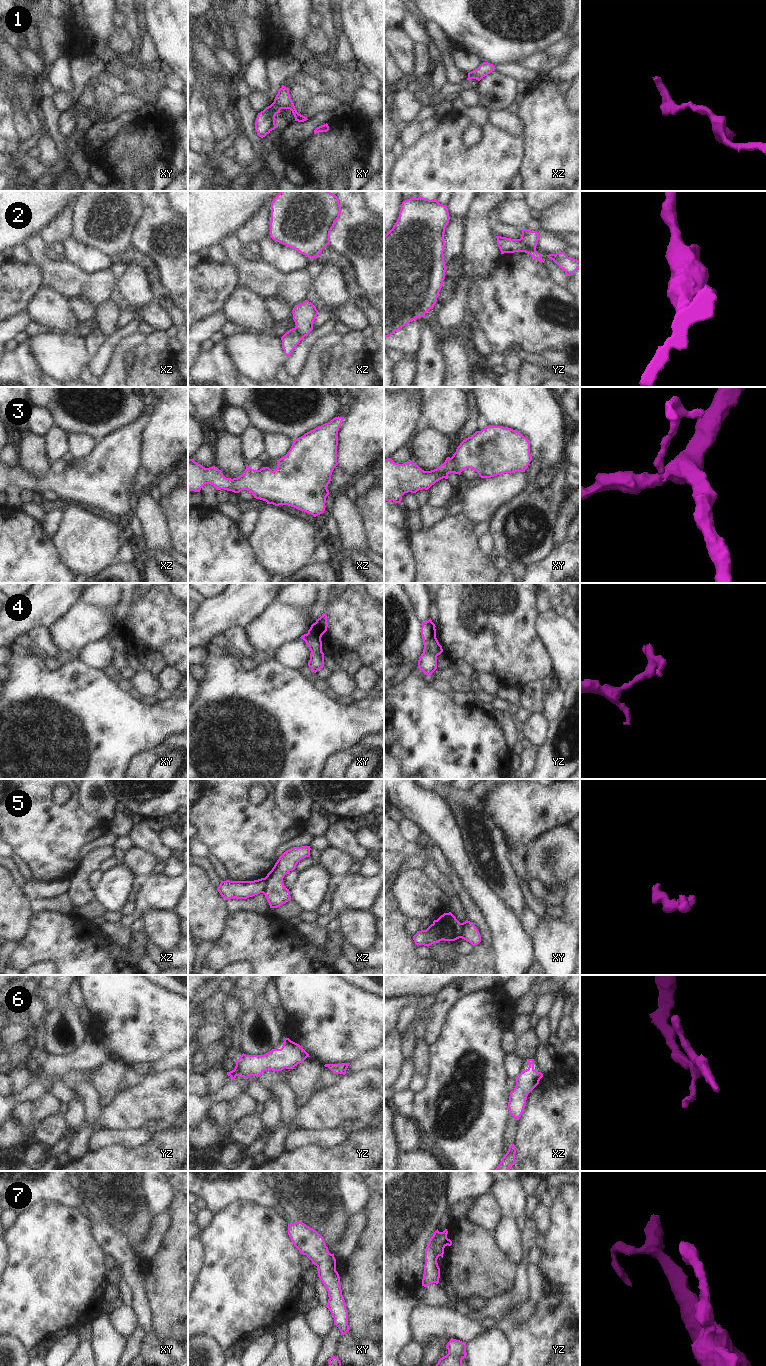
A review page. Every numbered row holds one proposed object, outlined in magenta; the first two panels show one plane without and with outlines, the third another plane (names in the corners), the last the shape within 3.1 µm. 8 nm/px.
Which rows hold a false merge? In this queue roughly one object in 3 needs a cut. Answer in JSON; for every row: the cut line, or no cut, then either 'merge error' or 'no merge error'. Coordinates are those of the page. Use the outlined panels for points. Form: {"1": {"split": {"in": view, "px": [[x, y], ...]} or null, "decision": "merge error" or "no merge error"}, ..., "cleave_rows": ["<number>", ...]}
{"1": {"split": null, "decision": "no merge error"}, "2": {"split": {"in": "yz", "px": [[519, 239], [535, 251]]}, "decision": "merge error"}, "3": {"split": {"in": "xy", "px": [[450, 458], [444, 469], [443, 477]]}, "decision": "merge error"}, "4": {"split": null, "decision": "no merge error"}, "5": {"split": {"in": "xz", "px": [[265, 878], [265, 889], [262, 892]]}, "decision": "merge error"}, "6": {"split": null, "decision": "no merge error"}, "7": {"split": null, "decision": "no merge error"}, "cleave_rows": ["2", "3", "5"]}

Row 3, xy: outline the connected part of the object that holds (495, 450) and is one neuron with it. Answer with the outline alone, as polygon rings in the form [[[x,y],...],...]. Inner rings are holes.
[[[489,425],[463,440],[450,458],[449,464],[444,462],[431,471],[422,470],[413,461],[399,464],[391,458],[384,459],[384,501],[400,503],[405,493],[428,490],[444,478],[444,469],[447,466],[454,468],[459,475],[463,470],[470,468],[476,471],[481,478],[491,478],[504,473],[525,472],[531,460],[530,442],[526,437],[508,427]]]

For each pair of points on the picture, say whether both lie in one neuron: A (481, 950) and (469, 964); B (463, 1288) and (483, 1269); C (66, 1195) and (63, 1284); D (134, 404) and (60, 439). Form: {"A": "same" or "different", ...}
{"A": "same", "B": "same", "C": "different", "D": "different"}

